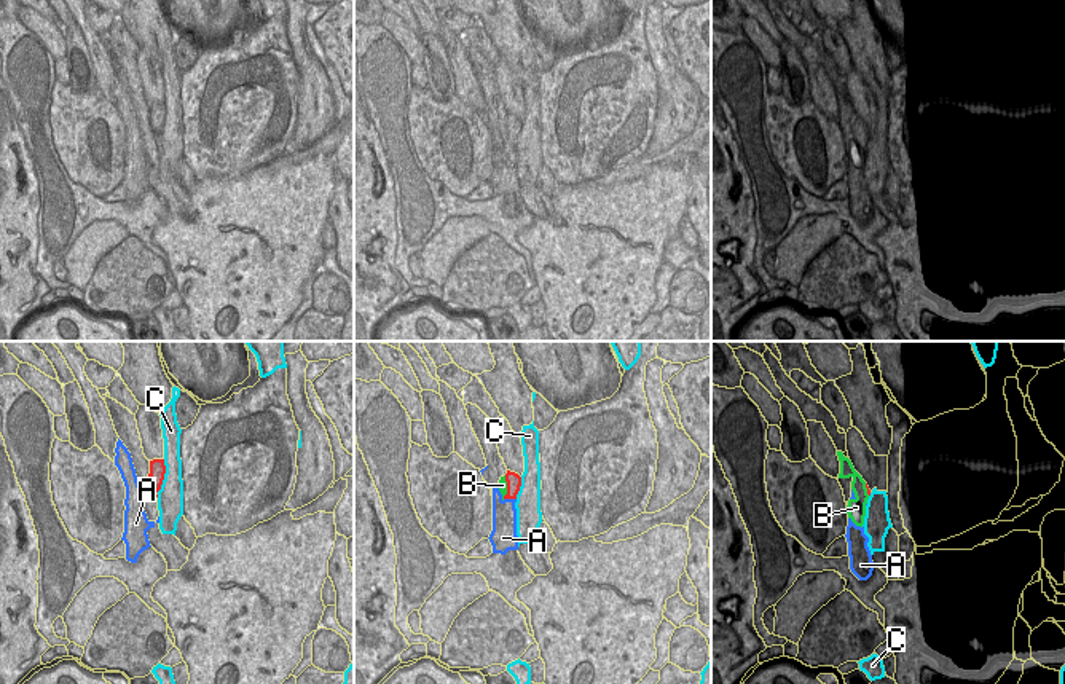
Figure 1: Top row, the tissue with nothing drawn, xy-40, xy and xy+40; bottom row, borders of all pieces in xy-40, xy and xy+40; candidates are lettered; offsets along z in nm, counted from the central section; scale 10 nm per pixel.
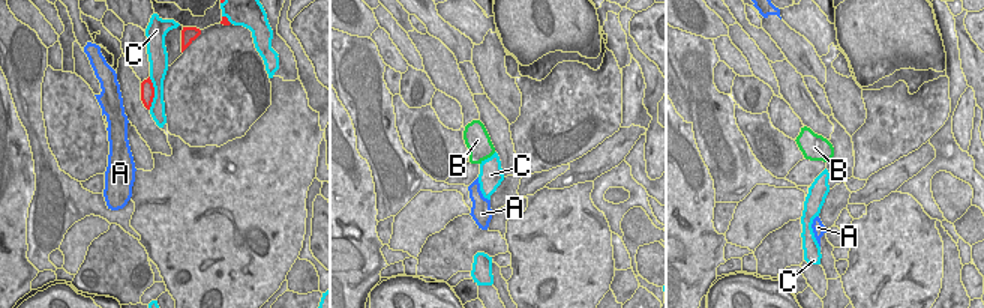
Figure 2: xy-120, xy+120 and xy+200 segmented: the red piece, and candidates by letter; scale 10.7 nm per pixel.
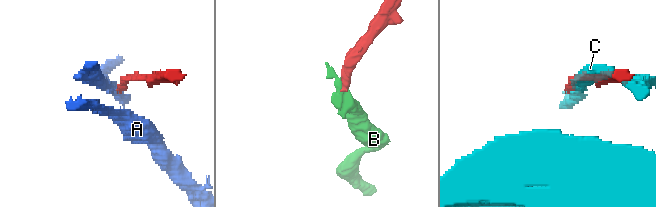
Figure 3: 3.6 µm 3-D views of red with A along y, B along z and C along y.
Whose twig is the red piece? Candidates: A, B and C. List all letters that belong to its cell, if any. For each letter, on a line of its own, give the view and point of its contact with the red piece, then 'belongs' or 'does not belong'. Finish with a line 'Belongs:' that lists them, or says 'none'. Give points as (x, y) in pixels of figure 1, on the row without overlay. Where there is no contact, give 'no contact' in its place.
A: xy (510, 141) | does not belong
B: xy (507, 129) | belongs
C: xy-40 (163, 118) | does not belong
Belongs: B

